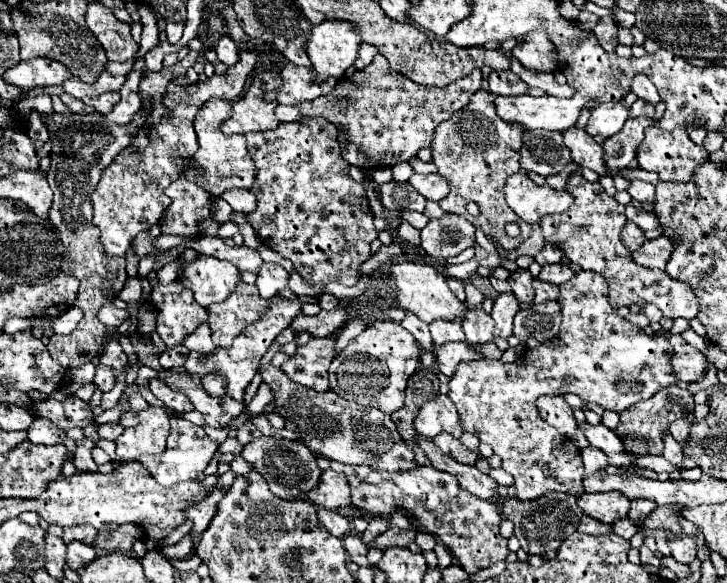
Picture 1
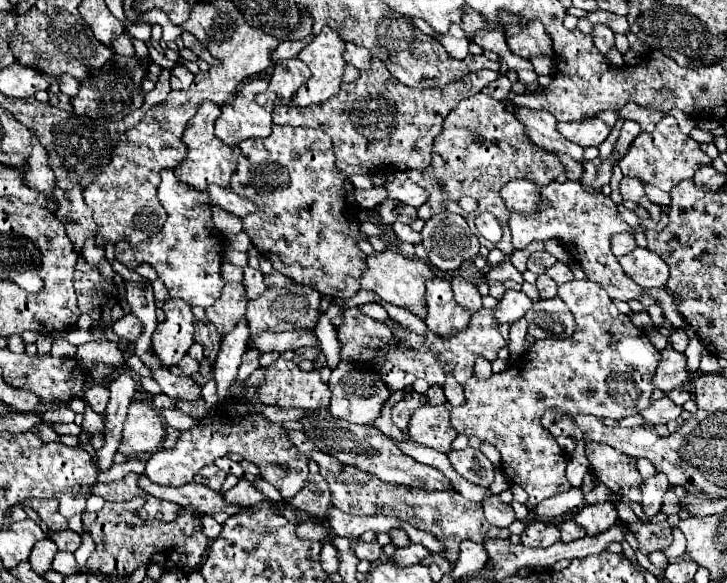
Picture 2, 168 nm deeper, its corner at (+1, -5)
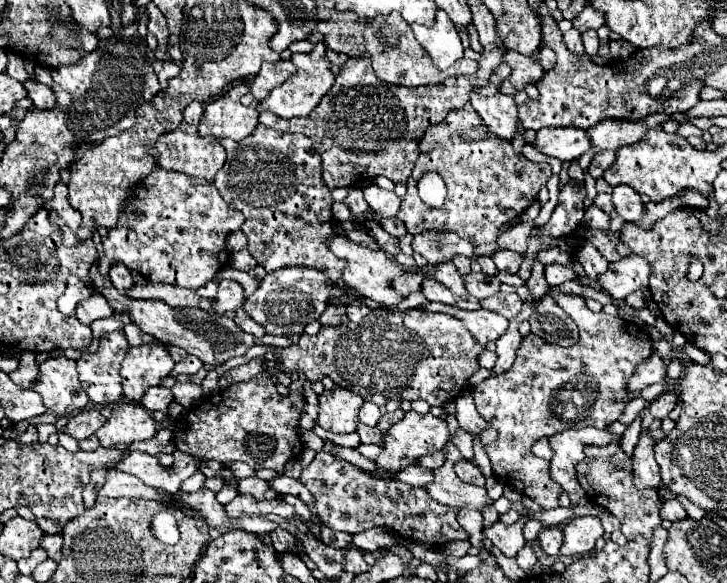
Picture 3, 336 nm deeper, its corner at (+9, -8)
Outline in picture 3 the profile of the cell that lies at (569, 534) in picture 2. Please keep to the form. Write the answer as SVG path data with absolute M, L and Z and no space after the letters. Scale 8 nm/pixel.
M543 527L539 531L537 539L539 539L539 543L547 555L553 555L553 557L559 555L561 539L563 539L563 531L559 527Z

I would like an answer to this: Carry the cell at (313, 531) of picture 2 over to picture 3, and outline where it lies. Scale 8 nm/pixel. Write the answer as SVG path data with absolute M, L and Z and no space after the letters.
M275 529L269 533L271 539L273 539L273 545L277 551L281 553L287 553L287 551L297 551L299 549L299 541L285 529Z

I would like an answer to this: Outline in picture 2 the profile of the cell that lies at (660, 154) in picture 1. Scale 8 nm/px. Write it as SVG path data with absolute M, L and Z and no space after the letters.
M665 116L653 134L639 134L623 160L619 160L619 168L623 172L623 176L629 178L639 178L645 184L653 184L657 188L661 188L663 192L671 192L673 186L677 186L681 180L693 178L693 174L701 168L701 166L709 166L711 158L699 148L699 144L695 140L691 140L687 134L683 134L677 126L677 120L673 116Z

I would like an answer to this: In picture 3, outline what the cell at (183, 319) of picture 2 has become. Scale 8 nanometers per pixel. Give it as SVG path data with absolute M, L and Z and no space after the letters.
M159 339L131 347L121 363L125 397L129 401L139 401L147 387L159 385L161 379L169 375L173 365L175 361L171 359L167 345Z

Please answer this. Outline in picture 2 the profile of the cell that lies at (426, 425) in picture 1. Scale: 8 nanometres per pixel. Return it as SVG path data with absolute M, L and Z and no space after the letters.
M423 404L413 412L407 434L409 440L445 454L451 450L451 442L457 438L457 432L449 420L449 410L445 406L431 404Z

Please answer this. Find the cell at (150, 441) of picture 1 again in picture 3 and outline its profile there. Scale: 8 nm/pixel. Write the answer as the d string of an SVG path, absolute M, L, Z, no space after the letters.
M123 401L113 405L111 419L95 433L103 447L131 445L135 441L147 441L155 435L153 417L139 405Z

